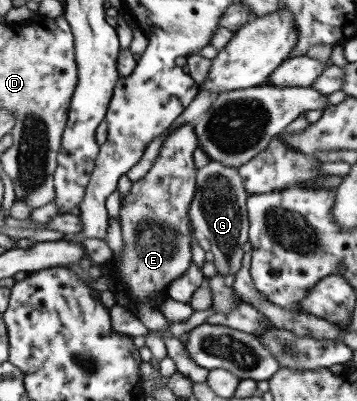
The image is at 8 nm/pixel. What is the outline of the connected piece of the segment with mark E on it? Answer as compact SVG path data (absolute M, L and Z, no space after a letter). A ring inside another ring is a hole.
M193 122L181 124L177 127L173 128L173 131L168 131L165 134L165 137L162 139L162 142L160 143L158 154L156 155L156 158L154 159L154 162L152 163L152 166L148 169L148 172L143 176L142 179L137 180L136 182L133 182L130 187L130 192L128 195L124 198L124 206L120 207L119 210L119 217L120 217L120 233L122 234L122 249L121 252L117 255L110 257L108 264L110 264L111 273L110 273L110 280L113 280L114 282L118 282L121 287L121 291L116 292L122 292L124 296L128 300L129 304L148 304L150 308L157 309L159 308L160 304L166 300L166 286L168 286L168 283L170 281L174 281L182 276L188 268L190 268L190 265L192 265L191 260L191 238L190 238L190 232L192 230L192 226L190 226L190 222L188 222L188 219L186 219L187 210L190 204L190 201L193 199L193 194L196 188L196 181L195 181L195 166L193 163L193 156L192 153L194 152L194 149L198 147L198 141L196 138L196 135L193 131Z

